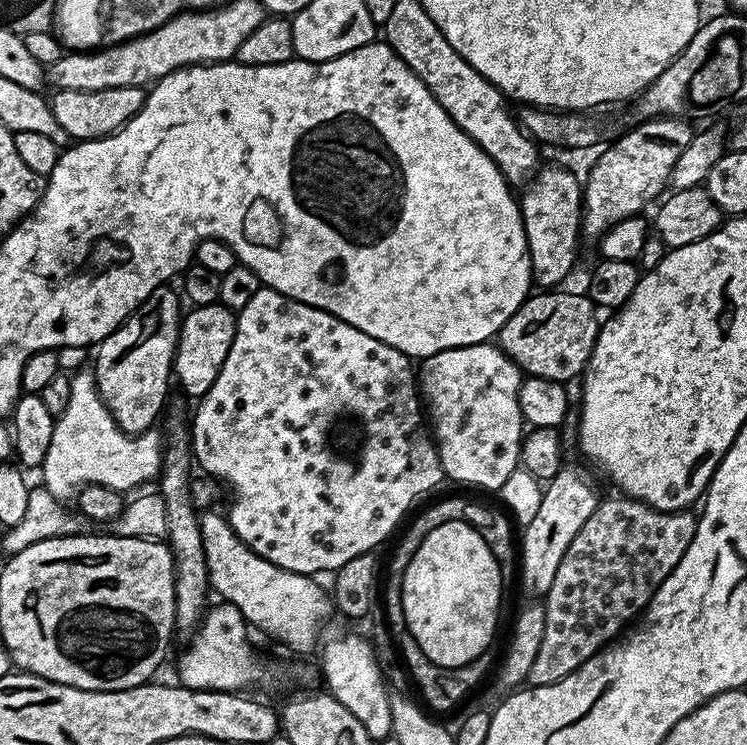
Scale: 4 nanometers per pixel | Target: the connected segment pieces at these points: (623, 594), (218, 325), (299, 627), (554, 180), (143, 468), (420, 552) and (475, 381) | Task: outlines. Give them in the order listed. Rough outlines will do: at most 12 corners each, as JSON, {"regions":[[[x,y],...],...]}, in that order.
{"regions":[[[601,499],[548,595],[529,685],[566,678],[648,607],[691,511]],[[218,302],[183,313],[175,383],[188,396],[210,390],[236,333]],[[200,516],[211,591],[253,629],[315,649],[330,600]],[[541,167],[518,203],[532,279],[552,290],[582,241],[584,189]],[[71,373],[43,487],[61,502],[87,484],[125,494],[155,481],[161,433],[123,432],[96,389]],[[461,520],[422,538],[403,627],[461,668],[496,632],[498,562]],[[492,342],[423,357],[449,481],[498,490],[526,435],[519,366]]]}

